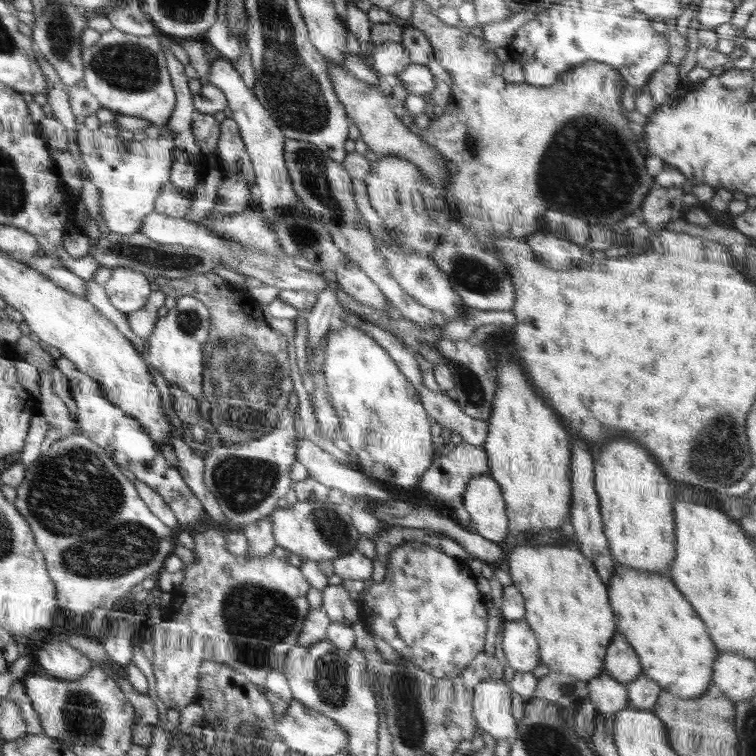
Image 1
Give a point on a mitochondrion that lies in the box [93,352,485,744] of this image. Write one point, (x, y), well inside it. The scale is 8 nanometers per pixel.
(257, 617)

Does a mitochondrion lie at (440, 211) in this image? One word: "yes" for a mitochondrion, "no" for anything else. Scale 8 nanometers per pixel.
no

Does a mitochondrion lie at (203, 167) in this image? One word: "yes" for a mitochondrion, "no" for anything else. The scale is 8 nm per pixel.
no

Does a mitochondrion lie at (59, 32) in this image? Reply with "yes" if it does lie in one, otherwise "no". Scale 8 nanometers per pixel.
yes

